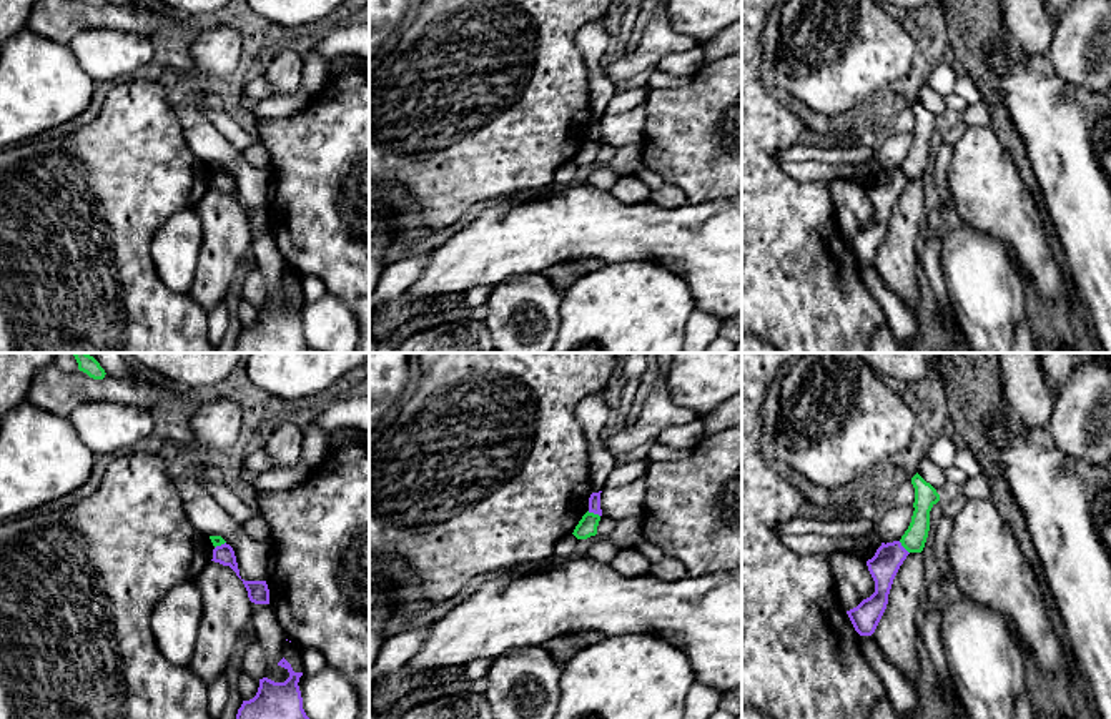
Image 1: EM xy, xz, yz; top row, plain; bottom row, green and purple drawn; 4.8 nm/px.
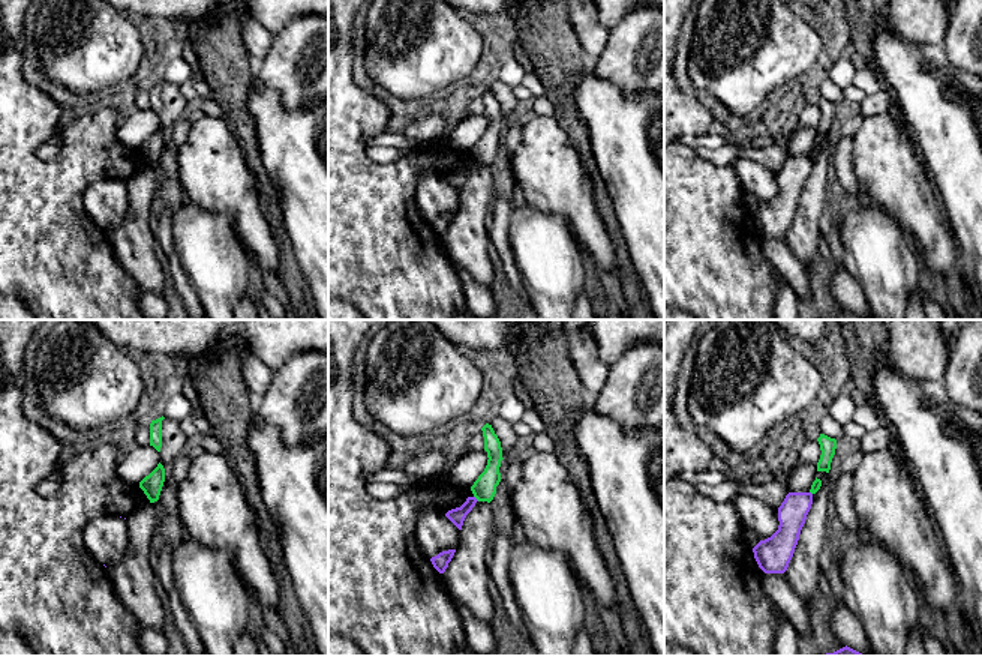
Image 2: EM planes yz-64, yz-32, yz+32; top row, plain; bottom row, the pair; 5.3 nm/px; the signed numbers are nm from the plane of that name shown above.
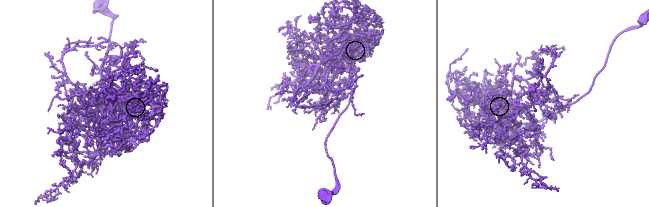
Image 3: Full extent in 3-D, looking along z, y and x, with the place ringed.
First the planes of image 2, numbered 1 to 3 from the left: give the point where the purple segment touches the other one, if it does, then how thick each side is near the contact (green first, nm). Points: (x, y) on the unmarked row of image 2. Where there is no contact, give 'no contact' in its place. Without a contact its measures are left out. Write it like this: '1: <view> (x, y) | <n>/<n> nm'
1: no contact
2: yz-32 (477, 162) | 130/90 nm
3: no contact

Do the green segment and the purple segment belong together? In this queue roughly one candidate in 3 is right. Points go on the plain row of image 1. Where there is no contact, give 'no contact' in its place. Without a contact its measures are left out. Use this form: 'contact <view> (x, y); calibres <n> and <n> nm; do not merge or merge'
contact xz (592, 140); calibres 100 and 60 nm; do not merge

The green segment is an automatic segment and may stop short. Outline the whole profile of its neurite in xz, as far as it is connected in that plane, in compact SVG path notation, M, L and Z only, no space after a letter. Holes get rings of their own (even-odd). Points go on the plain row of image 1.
M585 140L582 143L582 146L579 148L579 151L575 153L574 156L574 163L577 166L587 166L590 163L595 163L597 161L597 153L599 153L599 148L600 148L600 143L599 141L594 141L594 140Z

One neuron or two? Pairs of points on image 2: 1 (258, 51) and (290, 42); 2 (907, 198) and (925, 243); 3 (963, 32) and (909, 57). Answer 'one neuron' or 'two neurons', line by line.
1: two neurons
2: one neuron
3: two neurons

